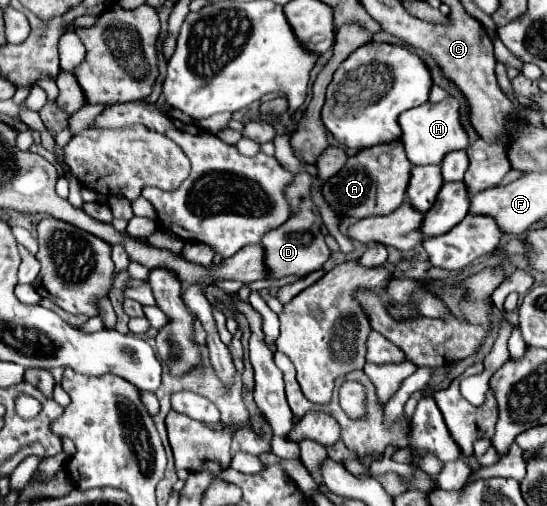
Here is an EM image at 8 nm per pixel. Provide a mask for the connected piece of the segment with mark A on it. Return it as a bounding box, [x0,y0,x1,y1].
[322,140,412,218]

